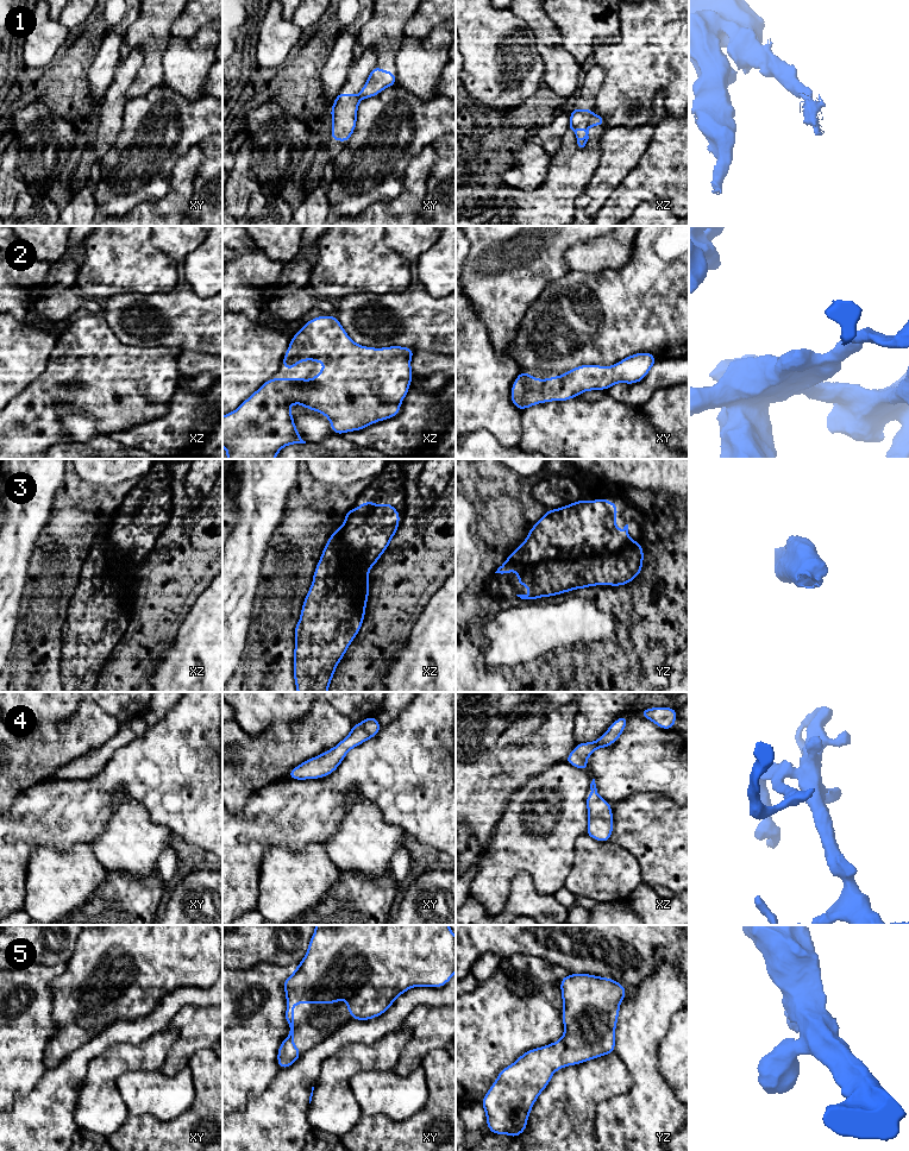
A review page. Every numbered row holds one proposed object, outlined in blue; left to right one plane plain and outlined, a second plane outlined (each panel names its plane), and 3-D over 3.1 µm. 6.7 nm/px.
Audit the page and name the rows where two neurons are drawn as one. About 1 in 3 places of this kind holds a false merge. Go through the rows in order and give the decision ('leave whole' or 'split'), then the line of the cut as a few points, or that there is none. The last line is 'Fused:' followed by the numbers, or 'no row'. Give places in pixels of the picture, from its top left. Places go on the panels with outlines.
1: split | xz (594, 114), (589, 125)
2: leave whole | no cut
3: split | yz (631, 540), (606, 555), (552, 558), (533, 564), (508, 559)
4: leave whole | no cut
5: leave whole | no cut
Fused: 1, 3

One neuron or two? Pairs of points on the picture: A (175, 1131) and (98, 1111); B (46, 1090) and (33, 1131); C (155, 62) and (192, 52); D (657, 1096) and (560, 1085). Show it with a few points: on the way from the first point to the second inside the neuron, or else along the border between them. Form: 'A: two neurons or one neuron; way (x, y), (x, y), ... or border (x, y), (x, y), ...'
A: two neurons; border (129, 1117), (107, 1137)
B: one neuron; way (46, 1100), (46, 1114), (43, 1121)
C: two neurons; border (170, 43), (162, 57), (162, 67), (160, 69)
D: two neurons; border (624, 1065), (632, 1079), (628, 1093)

